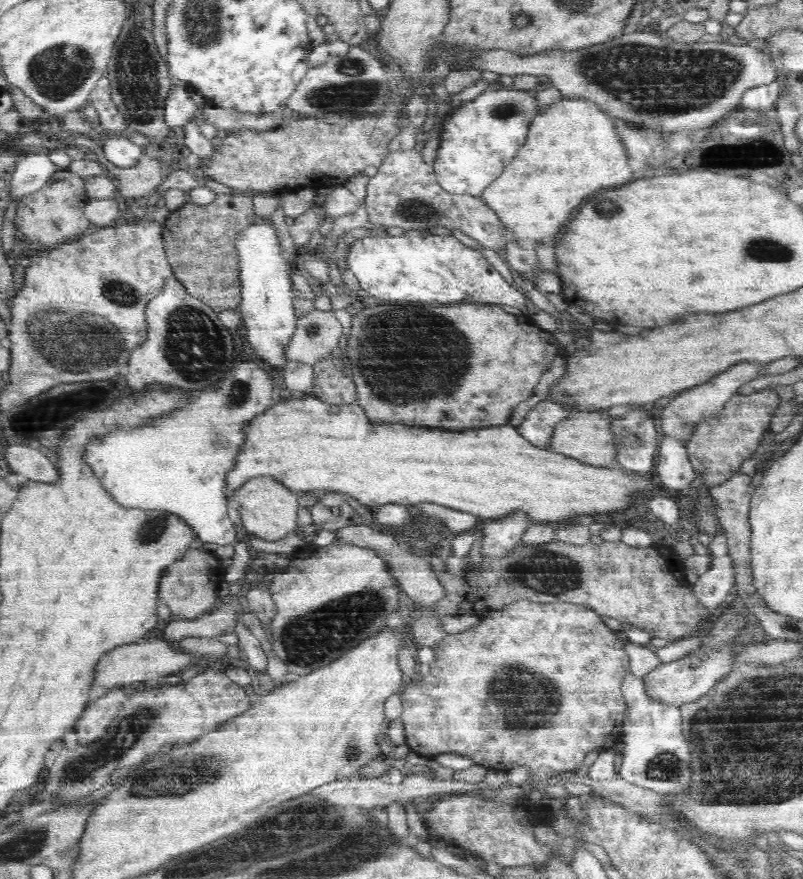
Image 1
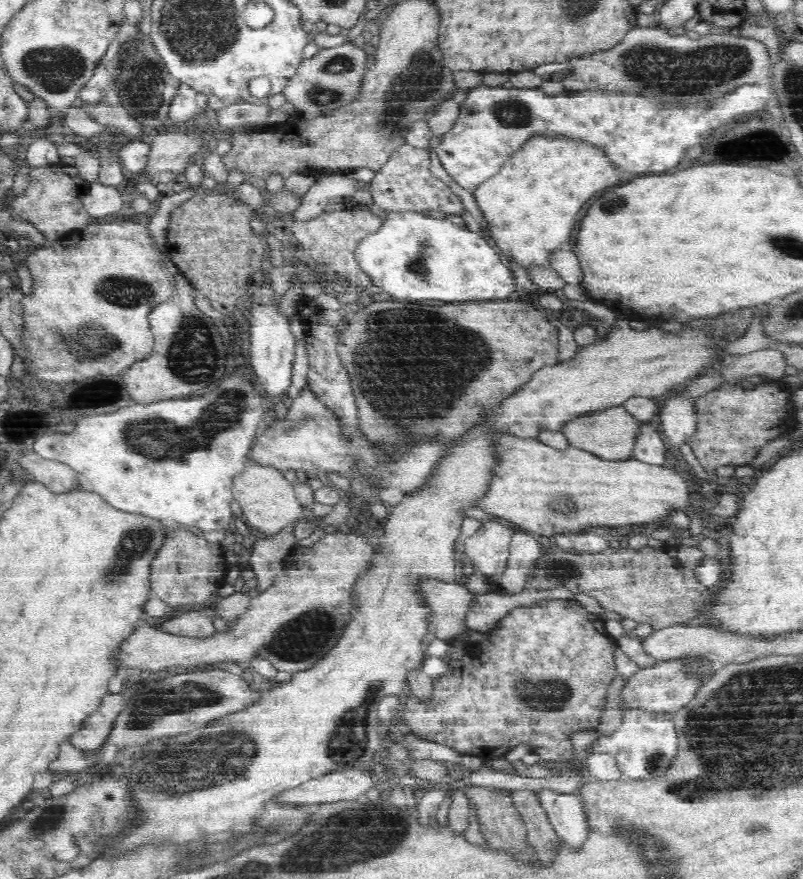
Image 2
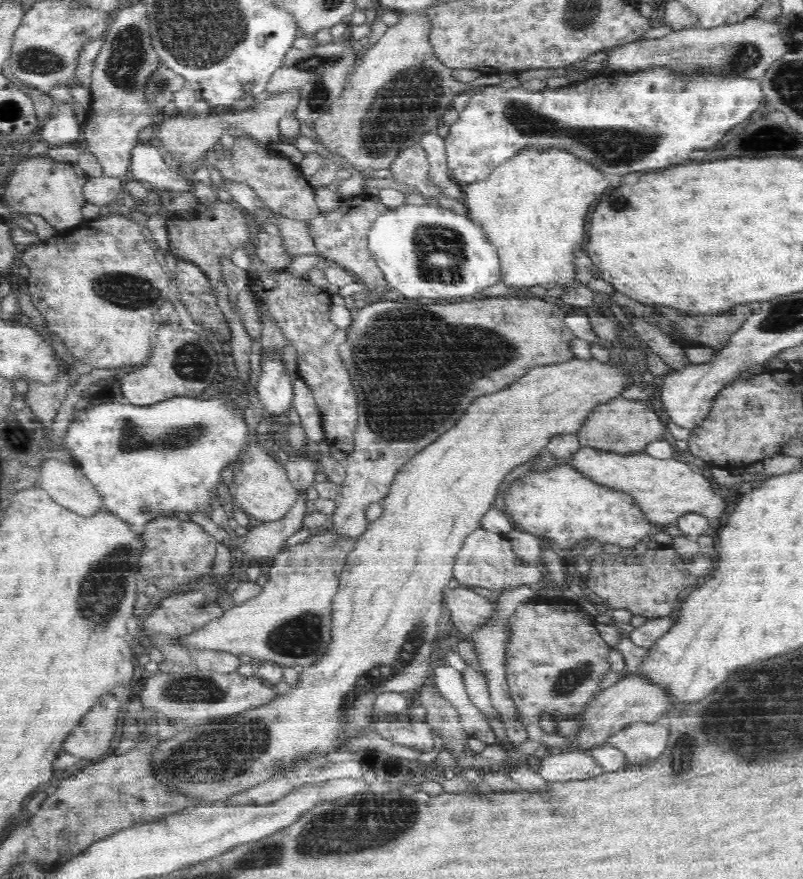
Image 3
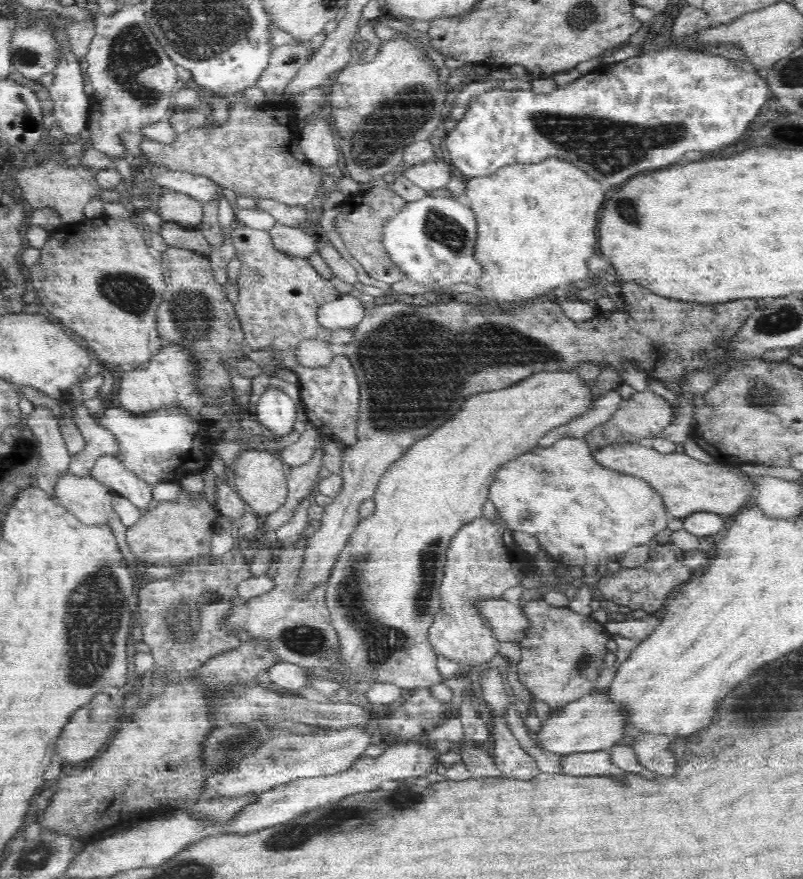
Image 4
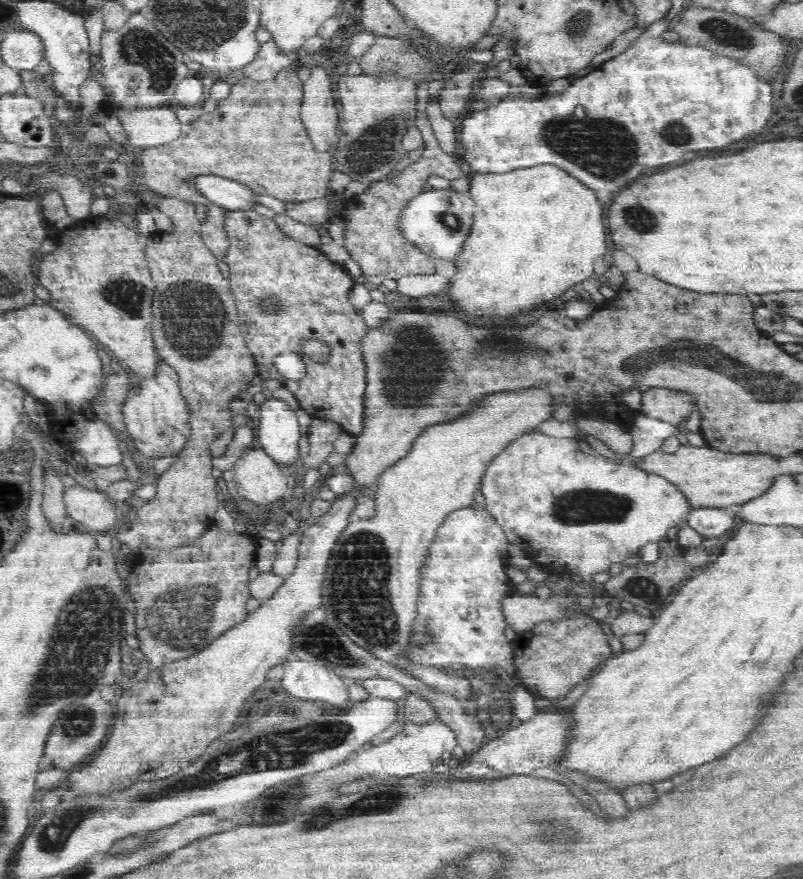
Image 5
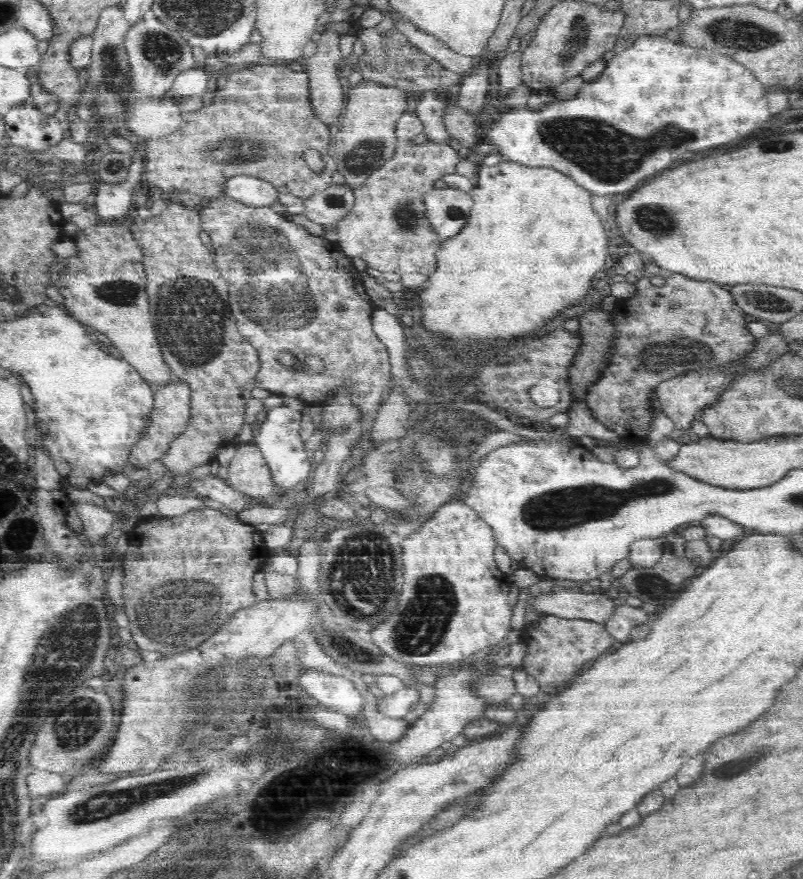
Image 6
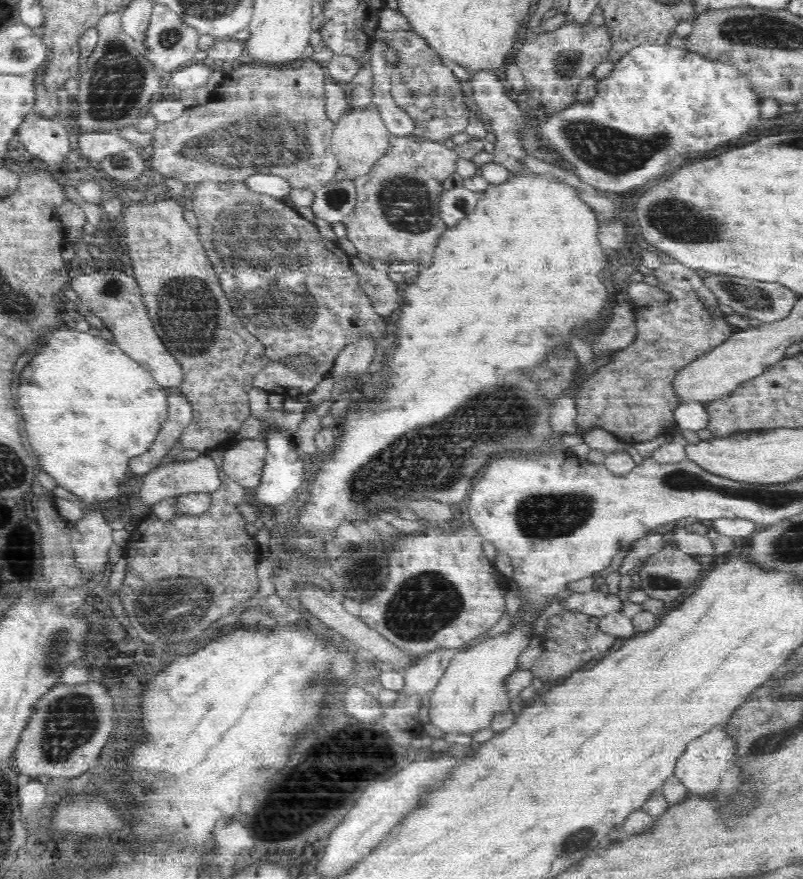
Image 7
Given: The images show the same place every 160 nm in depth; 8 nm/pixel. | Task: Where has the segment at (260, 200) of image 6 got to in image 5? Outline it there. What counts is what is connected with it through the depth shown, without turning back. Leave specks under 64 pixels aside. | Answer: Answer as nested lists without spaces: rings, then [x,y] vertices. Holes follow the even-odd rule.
[[[206,175],[197,180],[197,187],[205,197],[225,210],[252,210],[258,202],[258,193],[240,180]]]

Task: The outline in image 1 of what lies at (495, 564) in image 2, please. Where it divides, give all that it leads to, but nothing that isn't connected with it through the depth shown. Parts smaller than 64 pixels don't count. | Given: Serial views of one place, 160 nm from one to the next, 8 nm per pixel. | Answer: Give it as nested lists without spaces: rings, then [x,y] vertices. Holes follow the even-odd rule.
[[[522,515],[493,519],[482,528],[483,538],[480,542],[482,558],[504,559],[519,545],[524,530],[530,525]]]

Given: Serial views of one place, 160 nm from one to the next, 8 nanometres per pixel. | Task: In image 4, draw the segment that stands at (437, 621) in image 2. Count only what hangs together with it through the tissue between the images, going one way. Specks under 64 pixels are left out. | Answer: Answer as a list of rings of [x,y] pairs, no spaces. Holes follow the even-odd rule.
[[[492,597],[482,602],[480,607],[494,626],[498,640],[521,641],[526,637],[531,620],[525,613],[523,602],[512,603],[502,597]]]

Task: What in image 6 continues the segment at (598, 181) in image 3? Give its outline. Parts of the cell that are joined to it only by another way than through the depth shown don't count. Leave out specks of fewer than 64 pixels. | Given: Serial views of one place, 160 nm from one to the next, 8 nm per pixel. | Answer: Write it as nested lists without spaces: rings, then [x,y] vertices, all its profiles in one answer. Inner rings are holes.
[[[501,161],[496,164],[479,166],[479,172],[476,174],[477,185],[474,190],[469,193],[473,196],[475,203],[471,208],[468,220],[458,232],[452,234],[452,236],[446,236],[442,240],[442,246],[438,248],[436,252],[436,270],[431,272],[432,276],[425,280],[426,284],[423,284],[424,290],[420,292],[418,296],[418,306],[420,306],[420,324],[426,332],[430,332],[434,338],[440,338],[440,344],[442,348],[448,348],[456,354],[458,358],[458,364],[464,364],[464,368],[460,372],[456,372],[454,376],[448,376],[444,382],[438,384],[438,388],[446,388],[450,392],[458,392],[462,388],[466,388],[470,382],[478,382],[478,374],[484,372],[484,366],[486,364],[514,364],[516,358],[508,352],[502,352],[502,350],[512,350],[512,348],[518,348],[526,342],[532,342],[536,338],[536,334],[548,326],[556,316],[560,316],[562,312],[566,312],[568,308],[576,306],[580,300],[586,298],[586,294],[592,290],[592,280],[596,276],[596,272],[605,269],[604,260],[607,255],[607,237],[608,230],[602,228],[600,220],[594,210],[592,210],[592,204],[590,204],[590,196],[592,193],[582,188],[578,183],[574,182],[570,177],[563,175],[561,172],[546,169],[529,167],[524,164],[520,164],[514,161]]]

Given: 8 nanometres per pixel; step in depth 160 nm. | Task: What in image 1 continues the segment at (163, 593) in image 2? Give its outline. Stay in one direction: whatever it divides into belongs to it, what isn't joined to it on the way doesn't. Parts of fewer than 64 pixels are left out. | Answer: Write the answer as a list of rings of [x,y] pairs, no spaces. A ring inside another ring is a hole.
[[[189,546],[182,556],[175,558],[168,566],[162,568],[156,592],[158,602],[166,604],[174,616],[182,616],[186,619],[198,618],[213,607],[220,590],[220,583],[225,580],[227,569],[222,567],[220,559],[212,551],[205,550],[202,546]]]

